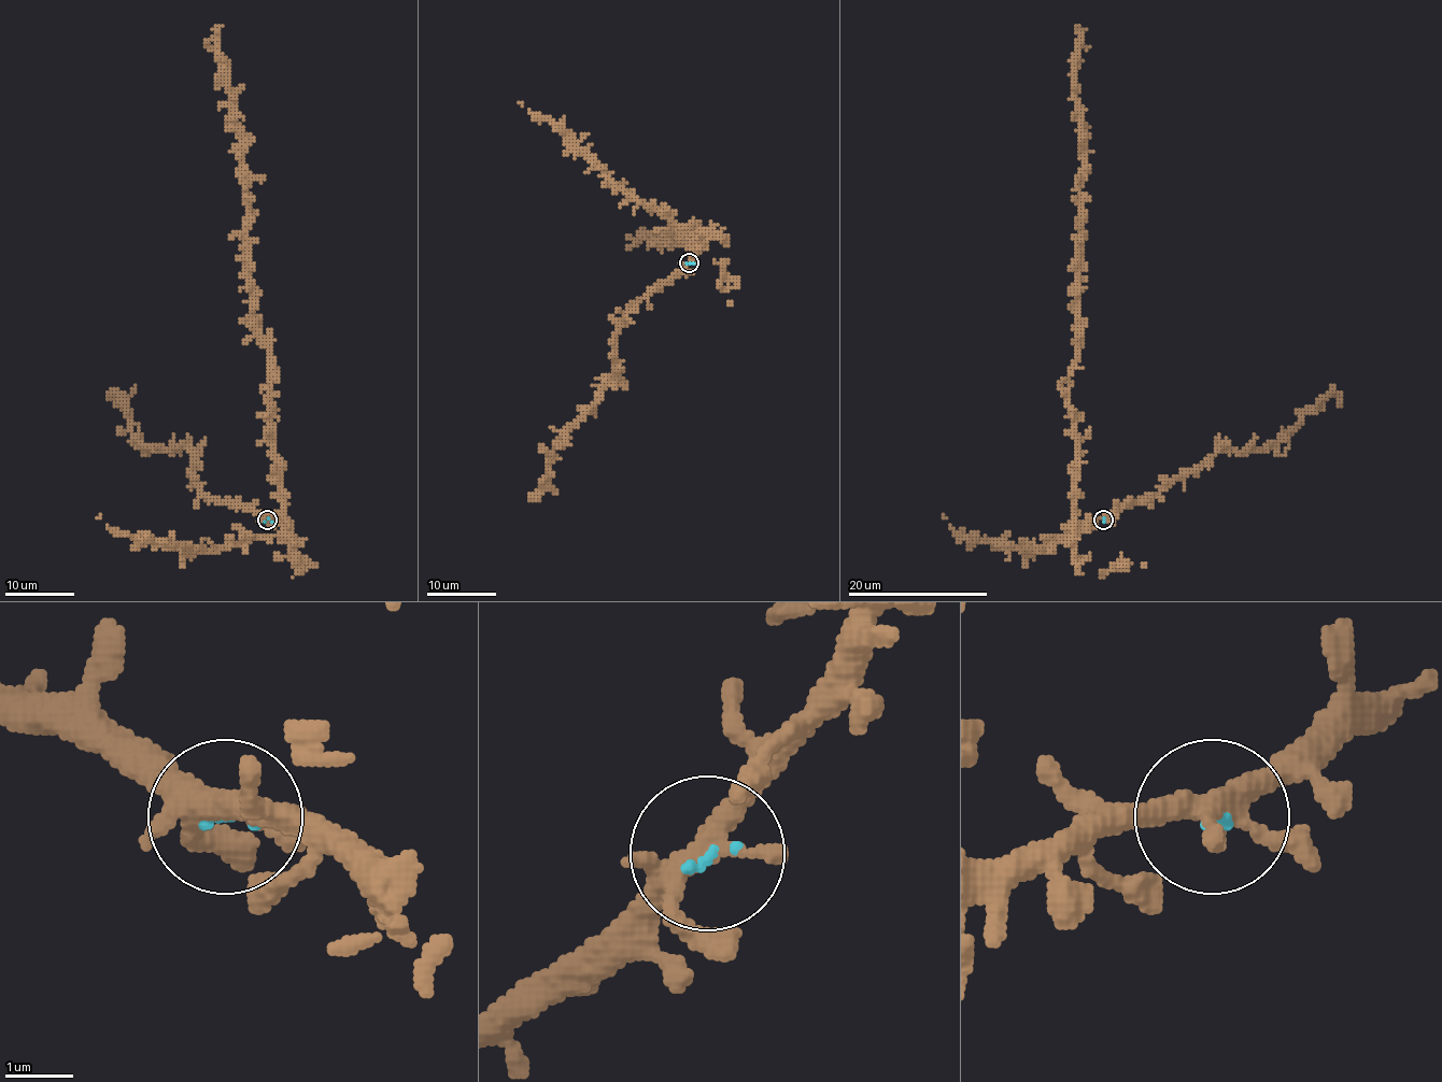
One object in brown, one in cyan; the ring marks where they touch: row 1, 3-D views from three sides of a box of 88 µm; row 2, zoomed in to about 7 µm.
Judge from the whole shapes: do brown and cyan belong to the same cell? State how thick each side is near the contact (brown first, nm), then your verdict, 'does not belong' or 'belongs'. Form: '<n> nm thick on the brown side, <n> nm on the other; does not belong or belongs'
340 nm thick on the brown side, 80 nm on the other; belongs

